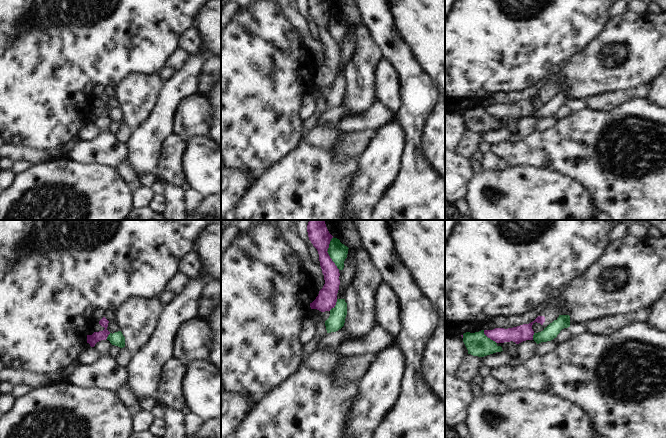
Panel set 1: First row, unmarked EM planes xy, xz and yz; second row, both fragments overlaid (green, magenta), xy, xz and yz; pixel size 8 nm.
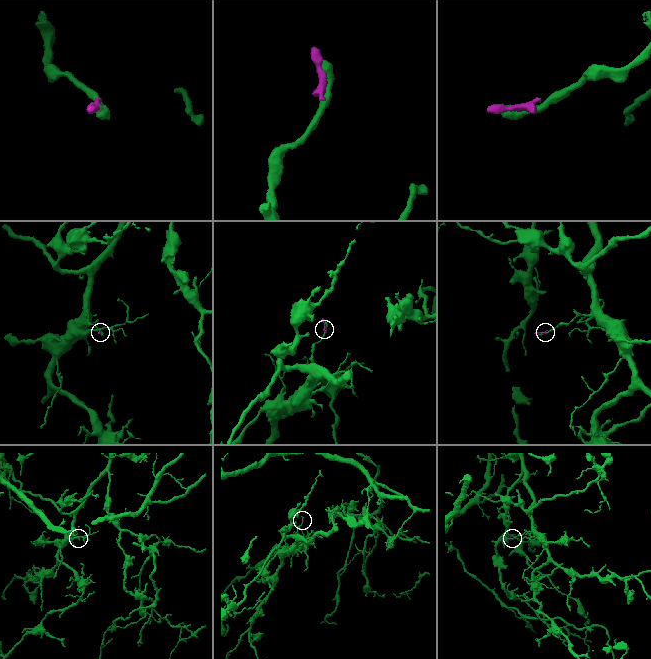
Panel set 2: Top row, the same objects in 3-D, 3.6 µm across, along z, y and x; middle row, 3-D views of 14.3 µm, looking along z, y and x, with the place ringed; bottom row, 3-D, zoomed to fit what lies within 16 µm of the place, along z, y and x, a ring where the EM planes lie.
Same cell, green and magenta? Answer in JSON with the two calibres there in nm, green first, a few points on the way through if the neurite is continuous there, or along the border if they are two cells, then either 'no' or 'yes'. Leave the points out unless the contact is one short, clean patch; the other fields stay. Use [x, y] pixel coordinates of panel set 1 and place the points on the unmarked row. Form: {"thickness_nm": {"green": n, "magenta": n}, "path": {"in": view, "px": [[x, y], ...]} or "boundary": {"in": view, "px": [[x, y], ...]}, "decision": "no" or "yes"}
{"thickness_nm": {"green": 150, "magenta": 170}, "decision": "no"}

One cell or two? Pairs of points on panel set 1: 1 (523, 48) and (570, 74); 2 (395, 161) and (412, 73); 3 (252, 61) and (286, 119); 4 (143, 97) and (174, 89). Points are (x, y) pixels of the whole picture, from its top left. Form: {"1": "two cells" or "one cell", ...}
{"1": "two cells", "2": "two cells", "3": "one cell", "4": "two cells"}

